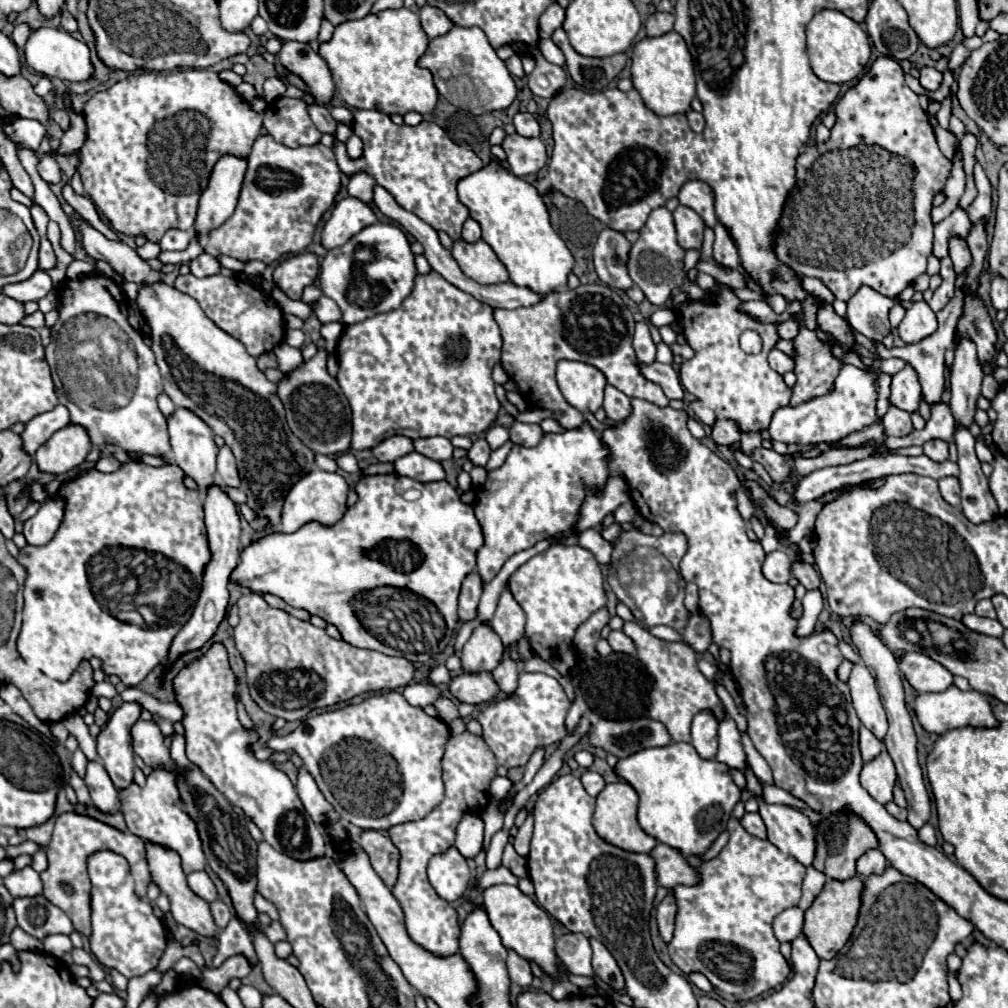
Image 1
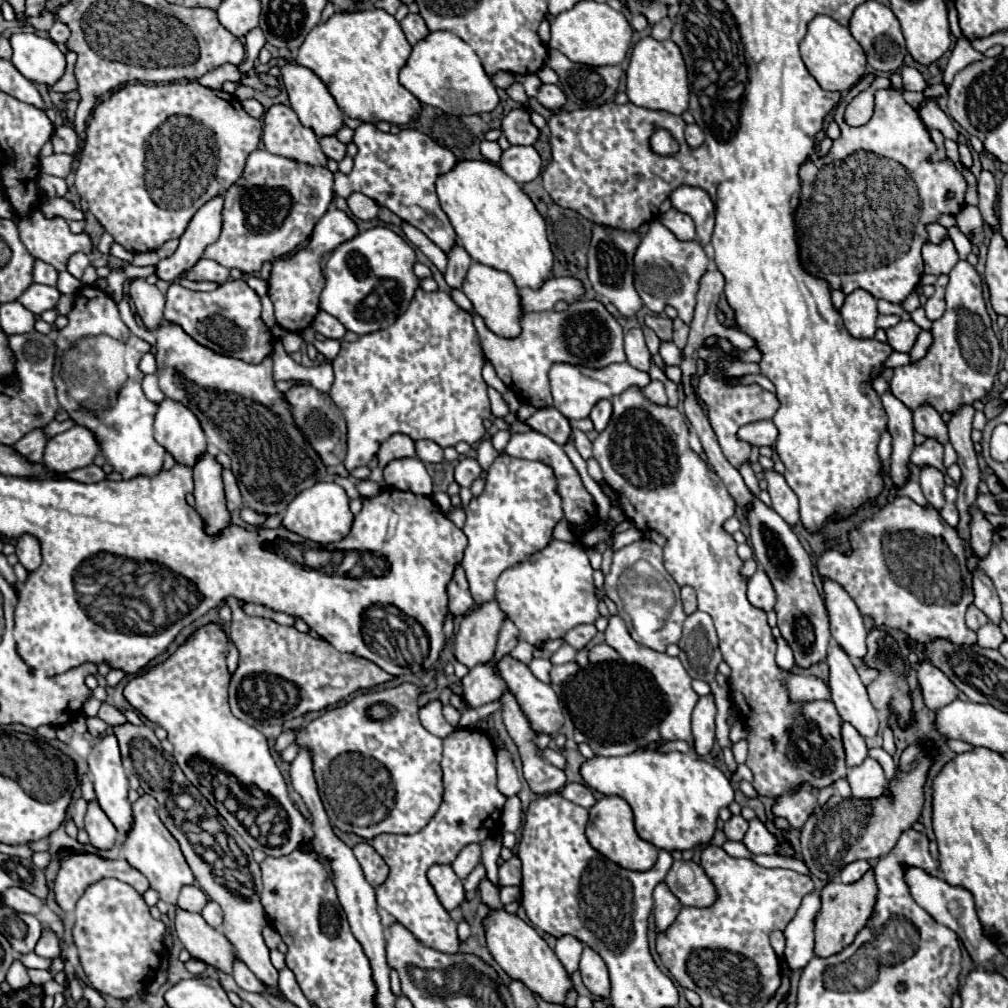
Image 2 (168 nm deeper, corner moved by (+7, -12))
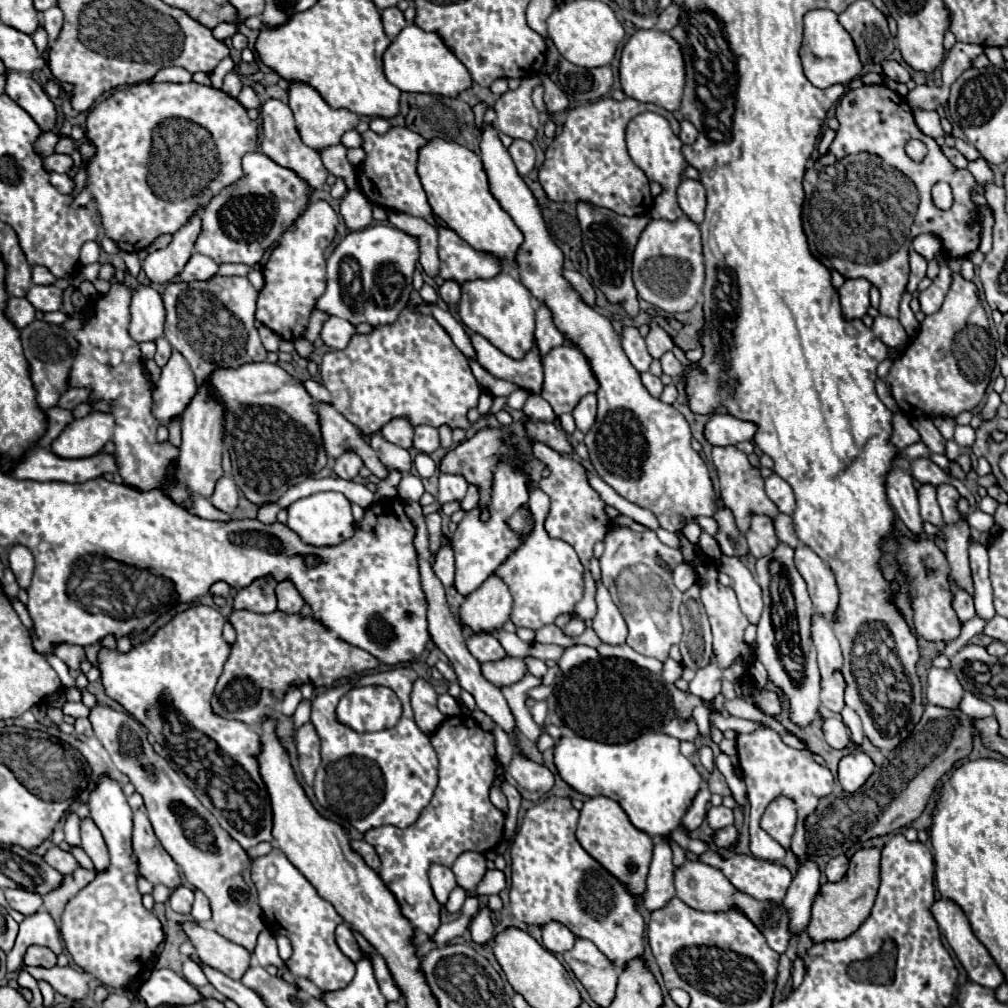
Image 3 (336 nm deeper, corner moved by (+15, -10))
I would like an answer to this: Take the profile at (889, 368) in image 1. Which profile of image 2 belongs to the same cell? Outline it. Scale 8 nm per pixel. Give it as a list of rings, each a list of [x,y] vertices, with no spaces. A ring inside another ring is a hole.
[[[959,261],[949,273],[945,301],[947,311],[941,319],[933,321],[933,343],[927,355],[913,365],[893,369],[889,381],[891,393],[911,411],[921,405],[931,405],[939,413],[957,413],[963,405],[971,405],[977,399],[983,401],[999,371],[1001,345],[991,329],[991,319],[983,301],[981,277],[967,261]]]

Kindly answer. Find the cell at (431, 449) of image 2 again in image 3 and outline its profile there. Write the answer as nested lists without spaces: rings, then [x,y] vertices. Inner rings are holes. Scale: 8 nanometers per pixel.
[[[419,425],[415,427],[415,437],[413,437],[413,447],[419,453],[433,453],[435,449],[439,449],[439,435],[435,427],[429,425]]]

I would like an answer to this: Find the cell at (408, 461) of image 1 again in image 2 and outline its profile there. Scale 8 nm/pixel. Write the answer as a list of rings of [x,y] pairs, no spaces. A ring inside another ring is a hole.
[[[403,457],[393,459],[383,467],[385,483],[391,489],[399,491],[411,491],[415,495],[431,495],[431,477],[425,469],[425,465],[417,457]]]

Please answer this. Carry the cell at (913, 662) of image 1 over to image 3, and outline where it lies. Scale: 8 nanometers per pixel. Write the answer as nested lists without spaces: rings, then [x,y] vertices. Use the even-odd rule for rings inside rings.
[[[929,667],[925,695],[927,695],[929,703],[953,709],[953,707],[957,707],[957,703],[963,695],[963,687],[949,669]]]

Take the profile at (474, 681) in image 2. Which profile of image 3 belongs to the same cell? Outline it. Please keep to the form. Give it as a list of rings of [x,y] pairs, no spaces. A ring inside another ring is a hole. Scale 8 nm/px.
[[[505,657],[501,661],[495,663],[481,663],[481,673],[485,673],[485,679],[489,683],[493,683],[497,689],[501,687],[509,687],[517,681],[521,681],[521,677],[527,673],[527,667],[523,663],[523,659],[517,657]]]

